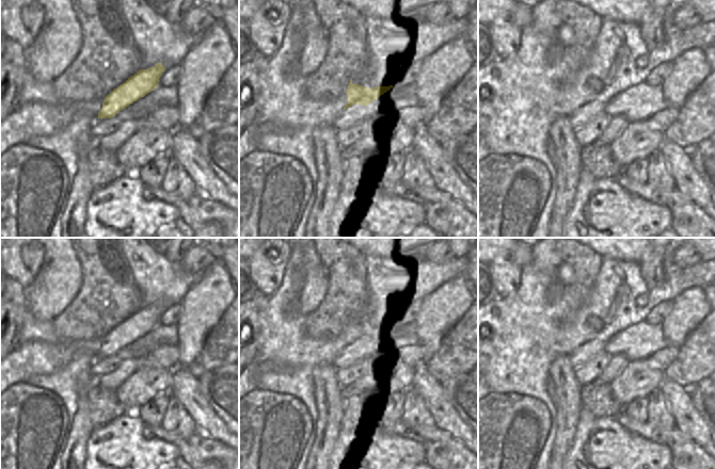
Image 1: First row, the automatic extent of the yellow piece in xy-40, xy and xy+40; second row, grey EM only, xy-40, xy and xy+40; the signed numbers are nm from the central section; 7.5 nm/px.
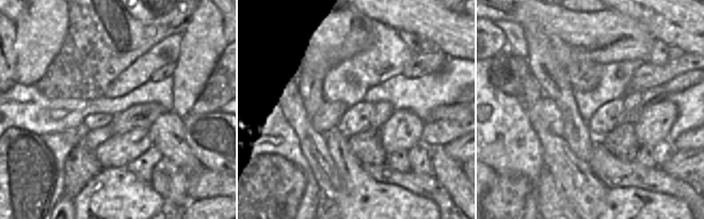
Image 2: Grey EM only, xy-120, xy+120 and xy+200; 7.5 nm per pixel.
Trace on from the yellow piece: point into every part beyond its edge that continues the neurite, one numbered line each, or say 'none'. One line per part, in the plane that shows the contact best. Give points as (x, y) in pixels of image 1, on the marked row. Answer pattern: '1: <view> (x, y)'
1: xy (354, 112)

